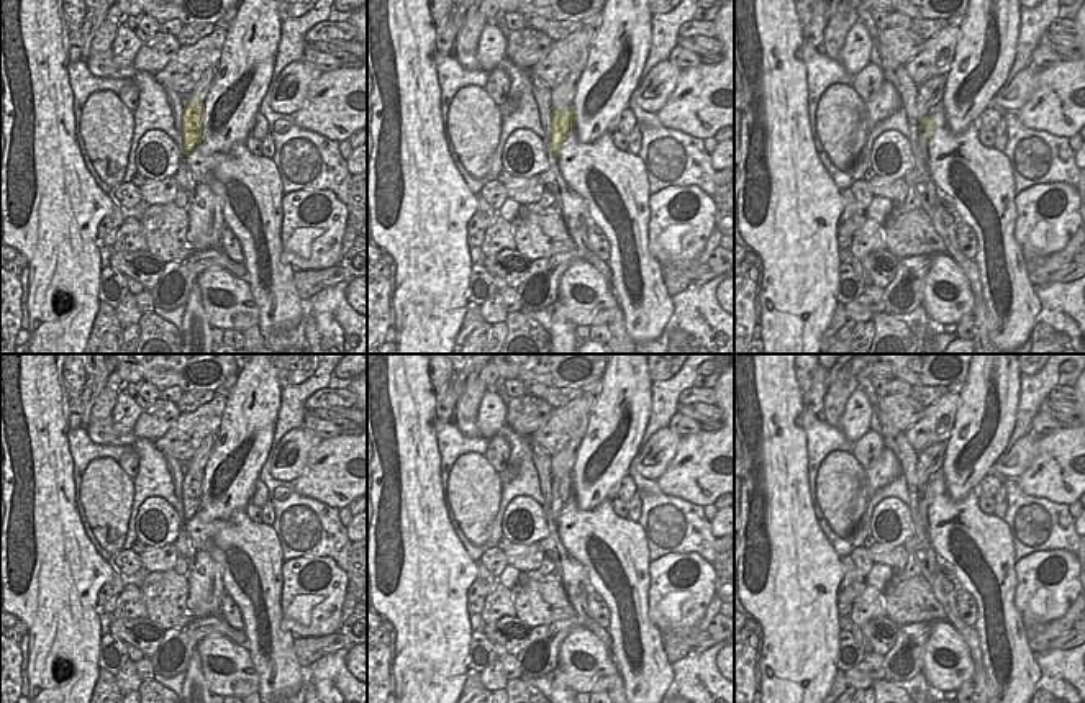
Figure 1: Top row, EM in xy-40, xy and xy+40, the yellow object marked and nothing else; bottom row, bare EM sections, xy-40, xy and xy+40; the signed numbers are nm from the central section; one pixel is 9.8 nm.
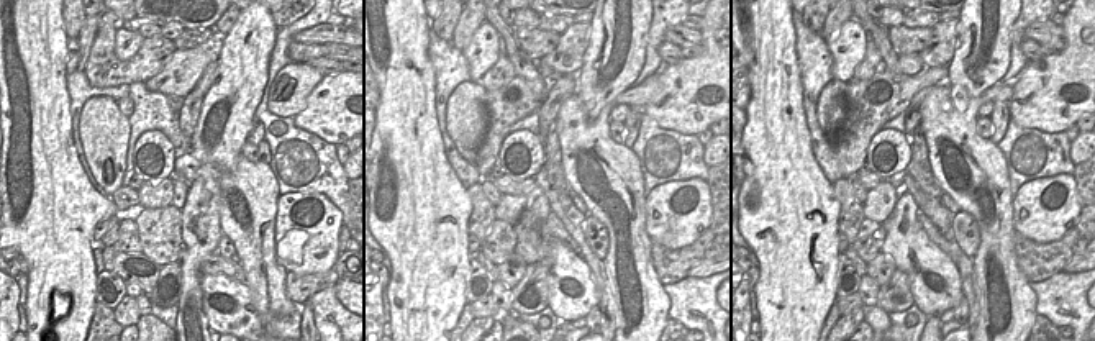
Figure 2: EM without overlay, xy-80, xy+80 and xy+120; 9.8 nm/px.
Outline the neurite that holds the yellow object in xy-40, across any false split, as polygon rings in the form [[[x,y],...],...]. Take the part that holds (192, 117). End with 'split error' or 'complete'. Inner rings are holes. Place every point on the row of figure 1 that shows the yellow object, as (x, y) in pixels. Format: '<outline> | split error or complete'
[[[193,100],[185,102],[182,115],[184,147],[180,149],[184,154],[188,154],[200,141],[203,108],[205,108],[203,102]]] | complete

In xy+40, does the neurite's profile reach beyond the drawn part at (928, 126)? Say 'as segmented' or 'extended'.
extended

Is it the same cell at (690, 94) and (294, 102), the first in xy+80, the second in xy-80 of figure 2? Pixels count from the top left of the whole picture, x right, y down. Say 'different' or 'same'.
different

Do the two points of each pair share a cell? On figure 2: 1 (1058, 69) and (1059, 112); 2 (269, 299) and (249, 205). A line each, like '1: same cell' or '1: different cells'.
1: same cell
2: same cell

